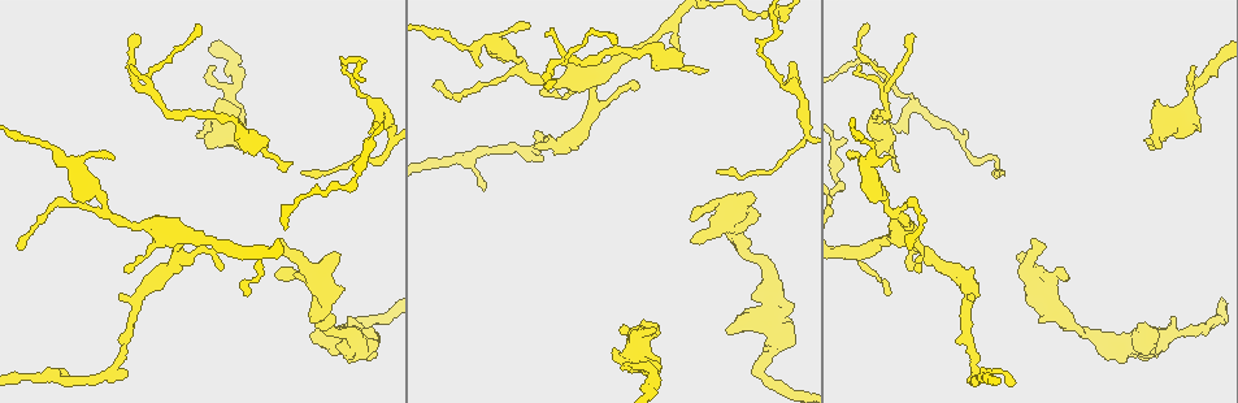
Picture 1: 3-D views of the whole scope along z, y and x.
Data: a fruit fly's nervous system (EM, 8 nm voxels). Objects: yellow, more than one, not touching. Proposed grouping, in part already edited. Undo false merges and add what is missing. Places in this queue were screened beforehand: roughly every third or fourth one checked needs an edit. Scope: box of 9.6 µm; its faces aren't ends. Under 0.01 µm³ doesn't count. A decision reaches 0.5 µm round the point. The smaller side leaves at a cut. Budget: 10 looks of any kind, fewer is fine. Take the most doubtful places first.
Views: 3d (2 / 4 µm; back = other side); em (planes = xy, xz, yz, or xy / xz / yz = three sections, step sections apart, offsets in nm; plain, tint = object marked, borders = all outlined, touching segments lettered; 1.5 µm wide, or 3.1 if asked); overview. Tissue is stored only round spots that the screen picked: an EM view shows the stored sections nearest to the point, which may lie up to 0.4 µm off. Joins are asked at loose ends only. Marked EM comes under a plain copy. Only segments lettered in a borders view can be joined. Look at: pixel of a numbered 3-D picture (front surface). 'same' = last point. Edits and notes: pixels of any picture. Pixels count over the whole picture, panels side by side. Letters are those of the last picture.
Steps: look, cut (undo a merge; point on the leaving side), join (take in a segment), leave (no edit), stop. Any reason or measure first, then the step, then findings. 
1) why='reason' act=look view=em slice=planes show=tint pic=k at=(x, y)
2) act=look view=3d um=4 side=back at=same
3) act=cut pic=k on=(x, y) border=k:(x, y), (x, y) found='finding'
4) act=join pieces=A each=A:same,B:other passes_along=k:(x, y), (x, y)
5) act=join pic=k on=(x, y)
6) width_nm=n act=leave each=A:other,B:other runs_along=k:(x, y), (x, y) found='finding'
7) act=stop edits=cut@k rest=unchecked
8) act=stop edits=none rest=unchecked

why='an open end' act=look view=em slice=planes show=tint pic=1 at=(658, 329)

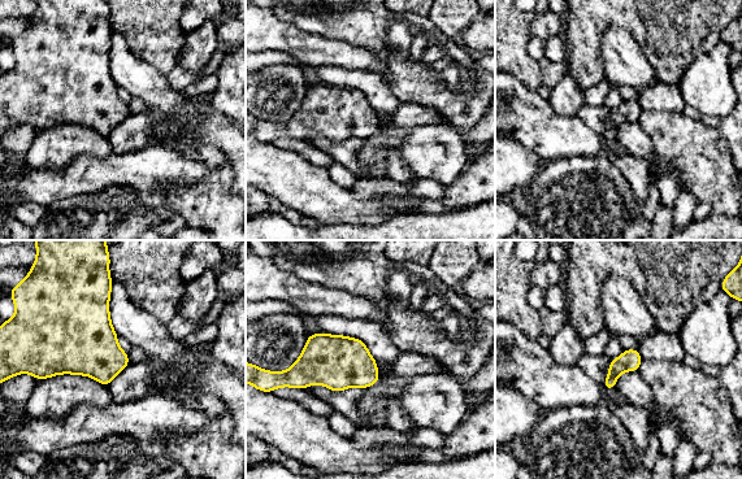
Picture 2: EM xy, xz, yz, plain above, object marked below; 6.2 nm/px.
why='see the neighbours' act=look view=em slice=planes show=borders at=same

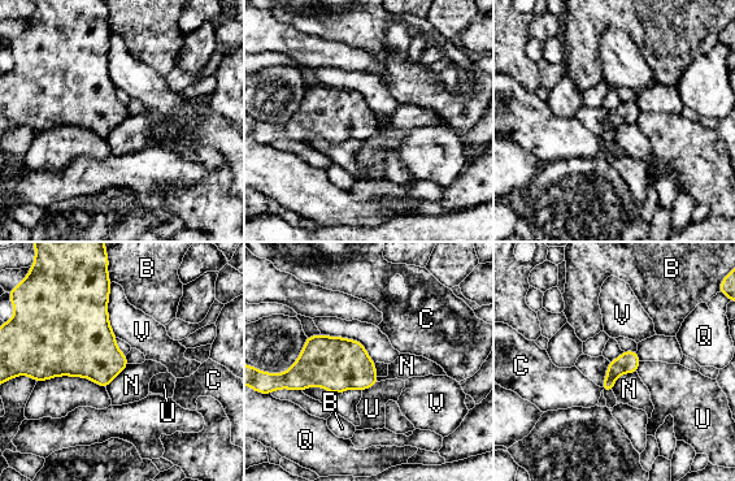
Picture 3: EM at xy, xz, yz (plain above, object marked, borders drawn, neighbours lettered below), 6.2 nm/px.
act=leave each=B:other,C:other,N:other,Q:other,U:other,V:other border=3:(636, 372), (623, 372), (612, 390) found='none of them fits'

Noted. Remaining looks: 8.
why='free end' act=look view=em slice=planes show=borders pic=1 at=(752, 193)

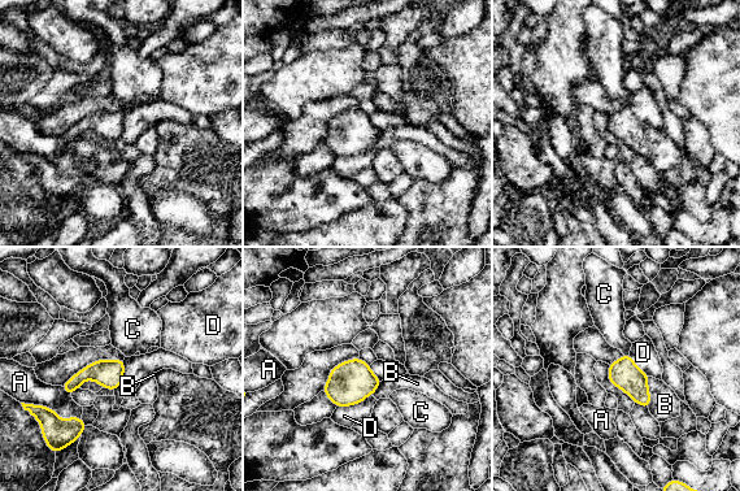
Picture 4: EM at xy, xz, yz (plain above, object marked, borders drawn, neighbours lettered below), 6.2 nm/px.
longest_contact=A:300nm act=leave each=A:other,B:other,C:other,D:other border=4:(623, 353), (628, 355) found='no lettered segment goes on from it'

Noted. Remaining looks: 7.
why='tapers out' act=look view=em slice=planes show=borders pic=1 at=(909, 37)

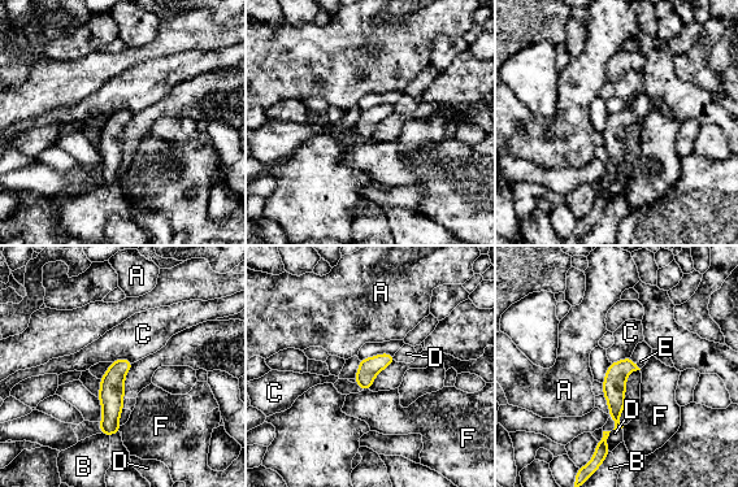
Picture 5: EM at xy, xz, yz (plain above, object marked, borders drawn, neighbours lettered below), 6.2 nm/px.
width_nm=130 act=join pieces=E each=A:other,B:other,C:other,D:other,E:same,F:other passes_along=5:(615, 383), (636, 364), (642, 353) found='the cell continues'

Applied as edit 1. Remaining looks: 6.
act=look view=overview

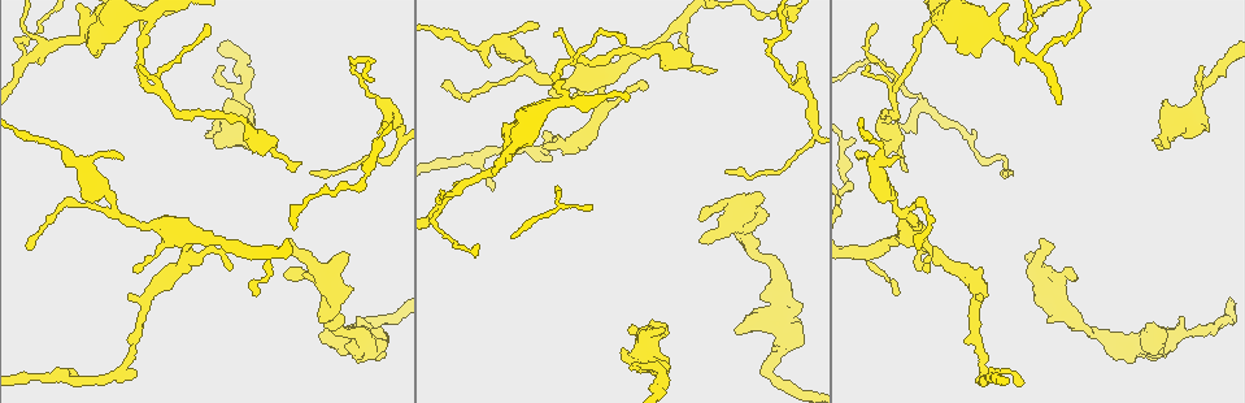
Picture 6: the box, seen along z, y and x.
act=look view=em slice=planes show=borders pic=6 at=(310, 172)

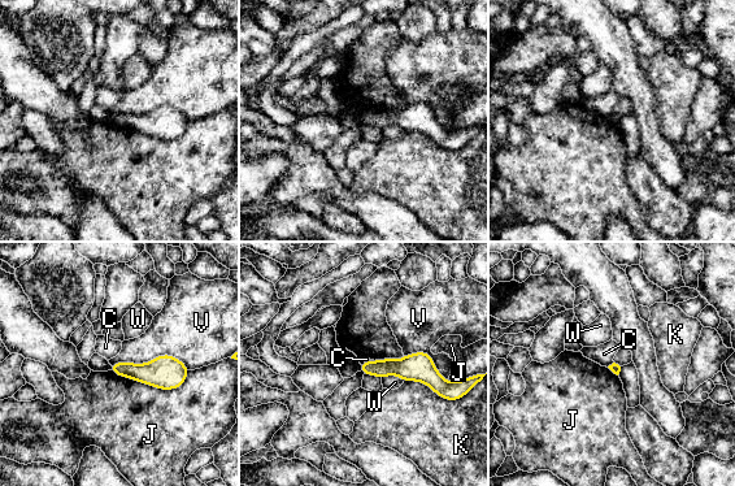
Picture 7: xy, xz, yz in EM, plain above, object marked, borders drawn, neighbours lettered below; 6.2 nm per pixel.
act=leave each=C:other,J:other,K:other,V:other,W:other found='none of them fits'

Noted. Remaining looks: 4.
act=stop edits=join@5 rest=unchecked

